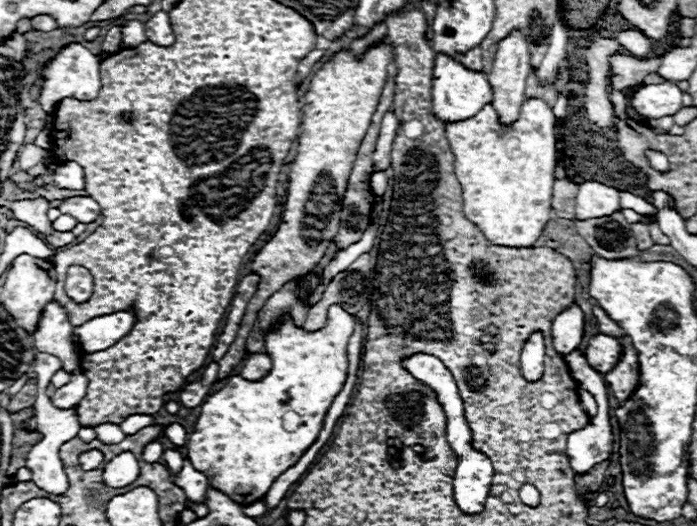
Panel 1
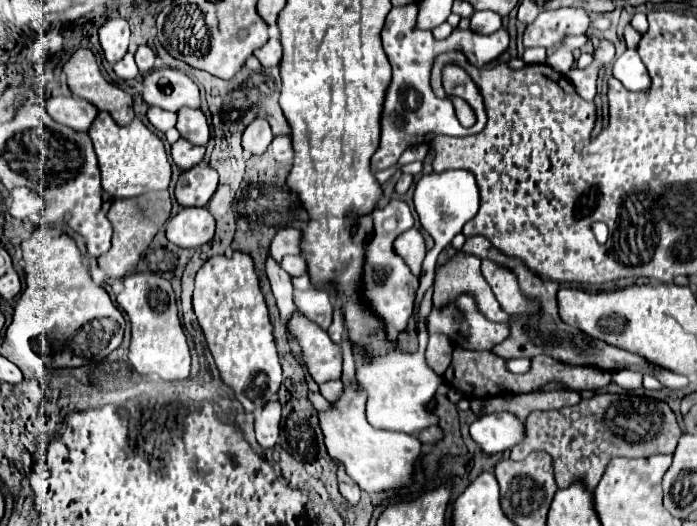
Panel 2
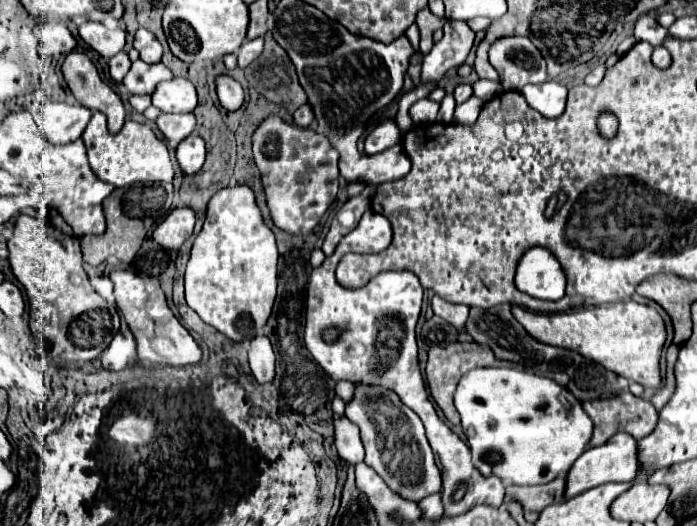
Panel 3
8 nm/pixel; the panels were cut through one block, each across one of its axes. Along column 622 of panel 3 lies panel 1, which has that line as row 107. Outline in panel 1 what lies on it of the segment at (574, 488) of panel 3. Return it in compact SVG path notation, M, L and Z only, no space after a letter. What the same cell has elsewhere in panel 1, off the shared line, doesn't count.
M442 52L436 54L434 80L432 80L432 108L434 108L434 114L442 122L466 120L466 118L474 116L480 108L490 104L490 100L492 100L492 88L490 88L484 72L468 70L458 60L454 60L452 56L446 56Z

